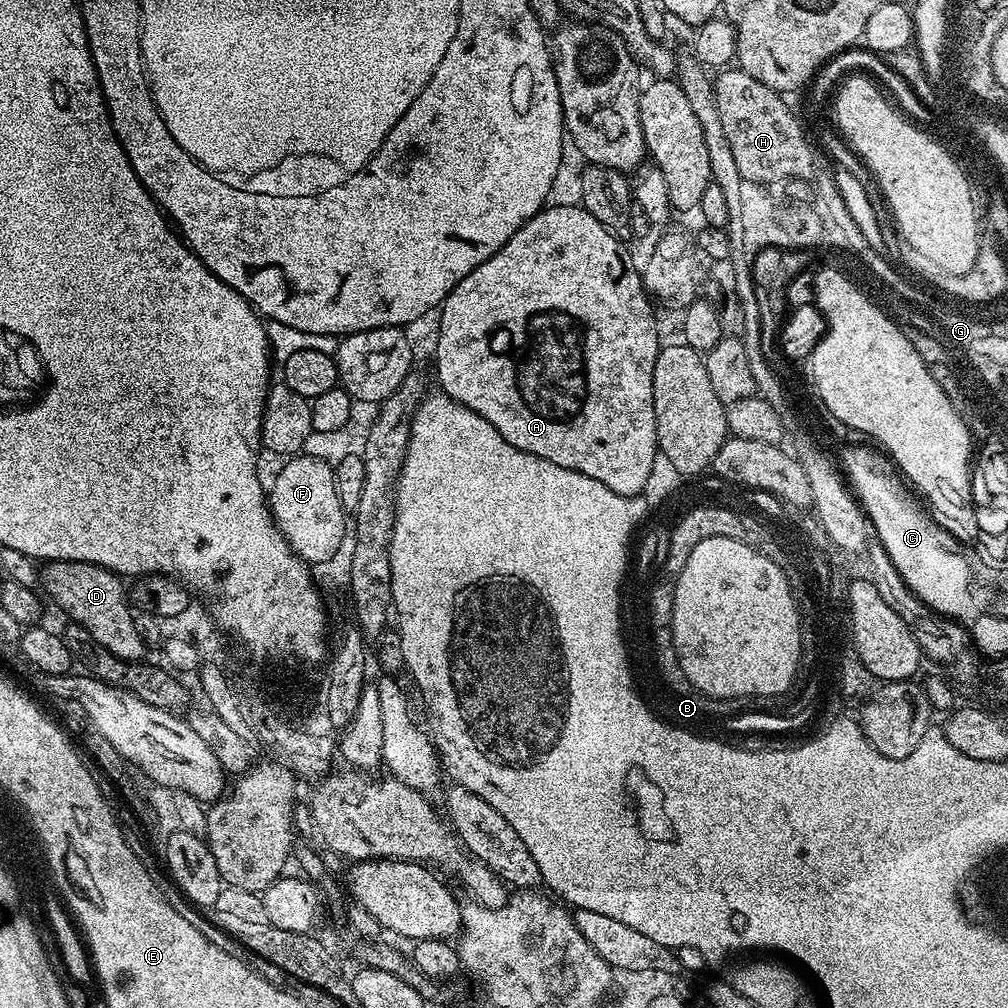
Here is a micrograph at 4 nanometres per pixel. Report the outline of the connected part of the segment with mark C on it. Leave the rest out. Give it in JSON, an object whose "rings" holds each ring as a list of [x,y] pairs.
{"rings":[[[845,443],[842,469],[856,499],[860,501],[860,507],[872,524],[875,539],[878,544],[880,540],[888,555],[887,563],[895,566],[908,592],[925,609],[933,608],[933,613],[966,627],[962,618],[972,618],[974,614],[978,614],[980,608],[978,604],[968,604],[968,600],[964,600],[964,584],[972,584],[974,581],[974,576],[970,576],[971,562],[964,564],[969,553],[956,552],[961,541],[952,537],[946,529],[939,528],[928,517],[929,509],[917,499],[913,489],[906,483],[896,465],[890,462],[889,457],[871,443],[860,443],[864,444]]]}

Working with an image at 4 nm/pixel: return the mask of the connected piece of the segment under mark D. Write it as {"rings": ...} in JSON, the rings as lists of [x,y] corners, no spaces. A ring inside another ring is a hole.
{"rings":[[[49,560],[39,569],[39,583],[42,585],[42,592],[53,604],[57,604],[68,615],[71,623],[82,626],[110,654],[114,654],[123,660],[140,662],[145,659],[144,645],[146,639],[137,635],[131,620],[128,618],[127,608],[124,607],[124,591],[116,583],[114,574],[97,564],[90,562],[78,562],[77,560]]]}

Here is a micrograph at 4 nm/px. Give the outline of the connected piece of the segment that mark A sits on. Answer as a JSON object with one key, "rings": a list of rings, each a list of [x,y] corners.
{"rings":[[[556,205],[545,207],[537,216],[530,218],[530,222],[526,222],[518,230],[518,234],[514,234],[514,238],[510,238],[510,242],[506,242],[506,246],[502,246],[502,250],[498,250],[498,254],[494,254],[490,258],[486,258],[486,262],[482,262],[482,266],[478,266],[474,270],[470,270],[470,274],[466,274],[466,278],[462,278],[462,282],[458,282],[458,286],[454,286],[454,290],[450,290],[450,294],[440,305],[438,315],[440,315],[440,329],[436,332],[436,380],[439,391],[445,396],[454,398],[462,406],[466,406],[470,410],[474,410],[474,414],[478,414],[482,418],[486,418],[486,422],[490,422],[494,426],[494,430],[498,430],[498,434],[502,434],[502,438],[506,438],[506,442],[510,442],[510,446],[518,446],[518,450],[526,450],[526,454],[534,454],[538,458],[546,458],[546,462],[554,462],[554,466],[566,466],[566,470],[574,470],[578,474],[586,474],[586,478],[594,478],[597,482],[602,482],[602,486],[607,486],[609,490],[614,490],[614,494],[622,494],[623,496],[637,496],[643,490],[646,480],[650,478],[651,470],[654,469],[655,458],[658,455],[656,447],[656,419],[654,418],[654,362],[658,358],[662,347],[662,339],[656,333],[656,316],[652,313],[653,301],[650,299],[648,292],[645,291],[643,282],[641,282],[638,274],[631,264],[629,249],[625,247],[617,236],[610,234],[602,226],[602,222],[598,222],[598,218],[594,218],[594,214],[590,214],[581,205]]]}

